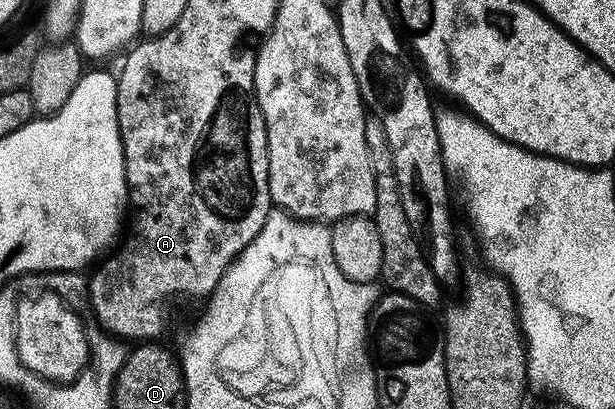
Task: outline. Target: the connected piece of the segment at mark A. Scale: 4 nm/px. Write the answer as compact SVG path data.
M128 211L130 236L121 240L122 248L120 243L113 254L101 260L102 268L88 279L88 302L90 301L99 325L106 330L105 334L122 341L161 340L161 335L168 330L168 324L160 319L162 309L172 307L174 295L210 296L234 259L263 229L269 213L270 211Z

